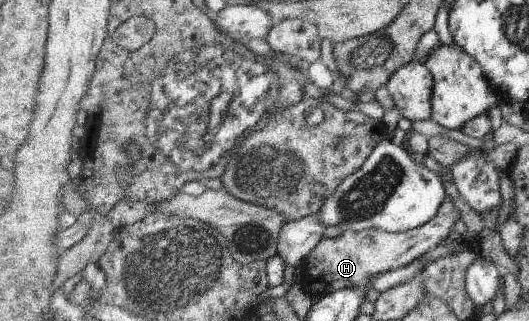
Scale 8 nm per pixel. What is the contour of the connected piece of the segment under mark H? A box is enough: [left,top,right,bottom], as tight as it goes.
[296,198,460,299]

